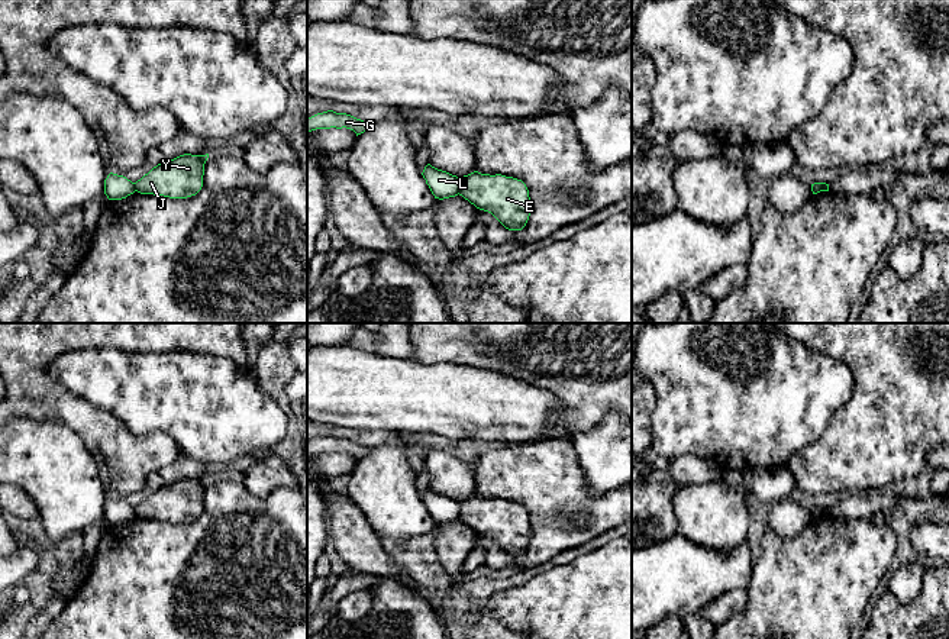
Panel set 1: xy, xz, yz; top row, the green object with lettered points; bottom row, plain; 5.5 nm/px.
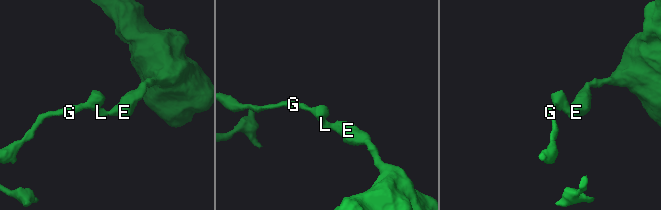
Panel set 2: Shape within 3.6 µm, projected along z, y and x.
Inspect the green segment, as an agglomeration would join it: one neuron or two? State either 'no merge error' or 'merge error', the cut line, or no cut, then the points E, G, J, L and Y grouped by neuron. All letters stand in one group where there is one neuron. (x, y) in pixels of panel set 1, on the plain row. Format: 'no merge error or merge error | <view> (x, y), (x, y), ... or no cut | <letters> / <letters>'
merge error | xz (461, 503), (458, 518) | E J Y / G L

